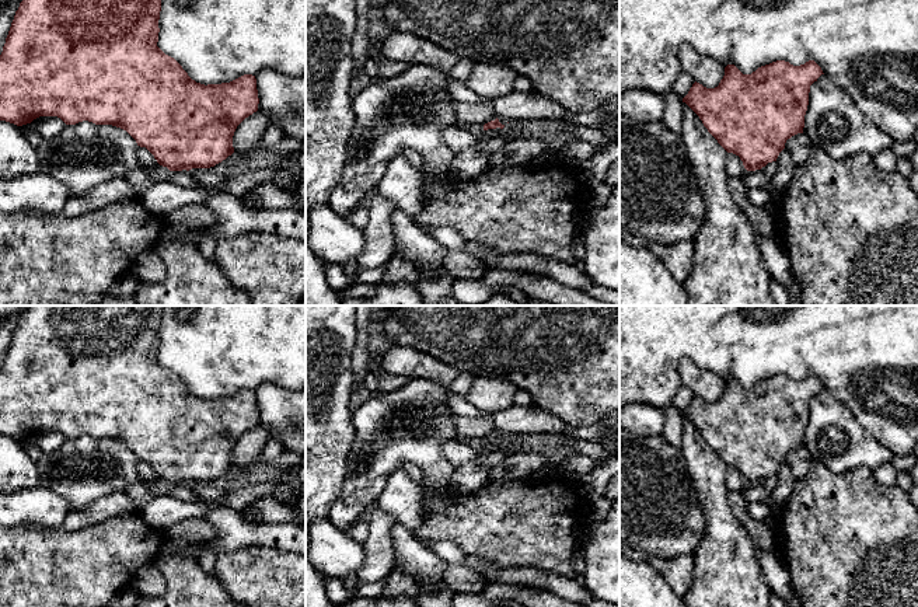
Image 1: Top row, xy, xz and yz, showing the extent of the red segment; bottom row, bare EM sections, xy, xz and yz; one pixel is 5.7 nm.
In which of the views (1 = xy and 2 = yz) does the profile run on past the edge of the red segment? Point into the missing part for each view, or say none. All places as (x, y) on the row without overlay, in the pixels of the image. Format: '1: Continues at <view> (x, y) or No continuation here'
1: No continuation here
2: No continuation here

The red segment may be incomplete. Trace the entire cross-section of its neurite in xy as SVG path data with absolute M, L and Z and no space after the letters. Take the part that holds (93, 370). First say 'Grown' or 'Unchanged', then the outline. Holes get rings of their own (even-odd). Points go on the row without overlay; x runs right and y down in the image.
Unchanged. M31 306L15 325L0 369L0 435L22 440L39 430L57 430L66 439L76 439L83 435L95 439L112 439L126 444L137 460L146 461L157 477L170 485L210 482L226 474L234 467L233 450L237 440L258 425L256 393L252 388L244 388L230 397L207 400L192 394L174 371L165 369L157 360L160 325L161 306Z

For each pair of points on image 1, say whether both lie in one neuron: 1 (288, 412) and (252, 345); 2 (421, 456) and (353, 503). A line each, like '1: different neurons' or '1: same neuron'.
1: different neurons
2: same neuron

